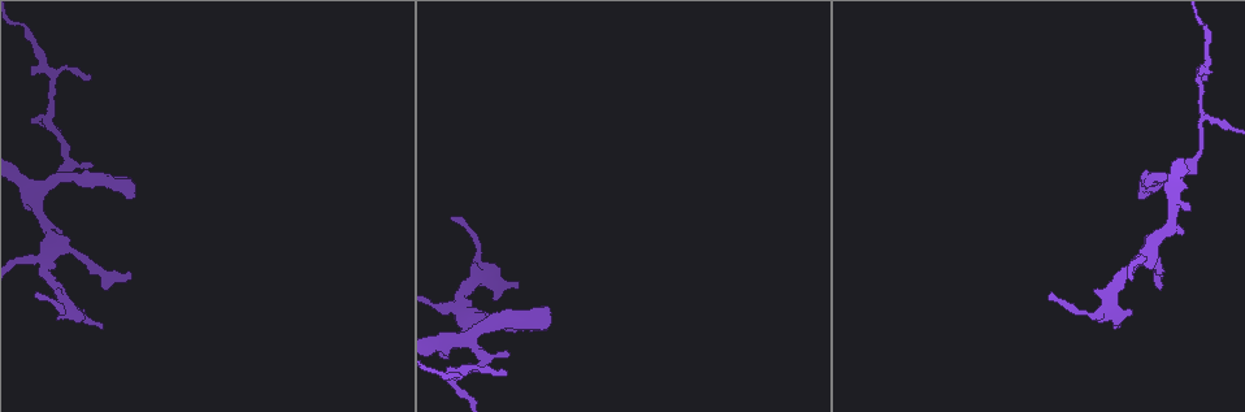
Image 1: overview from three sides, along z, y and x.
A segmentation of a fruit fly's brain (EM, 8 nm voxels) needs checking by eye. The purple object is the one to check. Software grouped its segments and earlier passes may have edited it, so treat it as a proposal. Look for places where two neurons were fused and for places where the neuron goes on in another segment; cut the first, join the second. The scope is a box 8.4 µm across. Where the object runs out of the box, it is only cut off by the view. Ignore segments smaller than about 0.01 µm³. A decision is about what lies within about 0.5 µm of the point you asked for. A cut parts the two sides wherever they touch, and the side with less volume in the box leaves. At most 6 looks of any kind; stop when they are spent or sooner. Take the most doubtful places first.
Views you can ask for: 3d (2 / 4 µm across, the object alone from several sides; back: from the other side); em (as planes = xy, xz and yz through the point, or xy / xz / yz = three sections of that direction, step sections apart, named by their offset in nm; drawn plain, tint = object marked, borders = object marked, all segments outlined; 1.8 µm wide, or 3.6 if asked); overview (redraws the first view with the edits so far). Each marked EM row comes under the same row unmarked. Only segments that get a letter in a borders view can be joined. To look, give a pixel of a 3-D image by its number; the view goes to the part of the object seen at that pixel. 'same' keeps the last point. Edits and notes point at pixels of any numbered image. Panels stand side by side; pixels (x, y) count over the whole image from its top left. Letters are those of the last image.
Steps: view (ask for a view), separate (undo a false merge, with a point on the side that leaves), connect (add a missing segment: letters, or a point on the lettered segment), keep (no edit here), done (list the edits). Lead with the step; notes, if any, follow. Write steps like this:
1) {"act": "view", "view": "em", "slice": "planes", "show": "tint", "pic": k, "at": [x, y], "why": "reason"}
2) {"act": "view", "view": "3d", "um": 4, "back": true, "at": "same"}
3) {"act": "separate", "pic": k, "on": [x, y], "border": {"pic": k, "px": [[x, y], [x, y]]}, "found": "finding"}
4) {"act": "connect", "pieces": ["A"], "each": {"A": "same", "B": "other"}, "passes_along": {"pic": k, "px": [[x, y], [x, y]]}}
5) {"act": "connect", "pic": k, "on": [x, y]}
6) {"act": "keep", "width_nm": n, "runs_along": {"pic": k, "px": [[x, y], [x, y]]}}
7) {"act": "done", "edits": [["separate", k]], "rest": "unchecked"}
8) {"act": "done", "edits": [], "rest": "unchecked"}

{"act": "view", "view": "3d", "um": 2, "pic": 1, "at": [52, 178], "why": "looks like a crossing"}

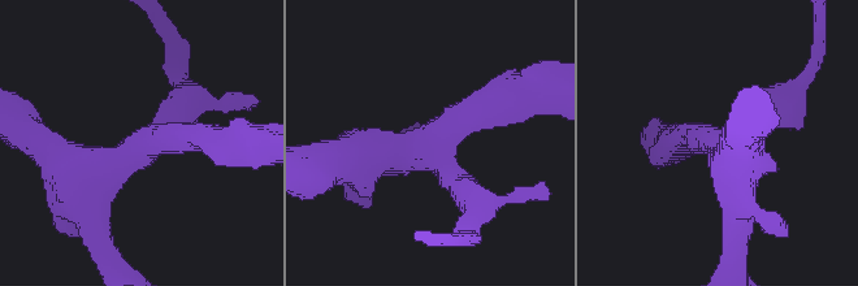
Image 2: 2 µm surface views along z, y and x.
{"act": "view", "view": "em", "slice": "planes", "show": "borders", "pic": 2, "at": [431, 156], "arms": 4, "why": "shape alone is not enough"}

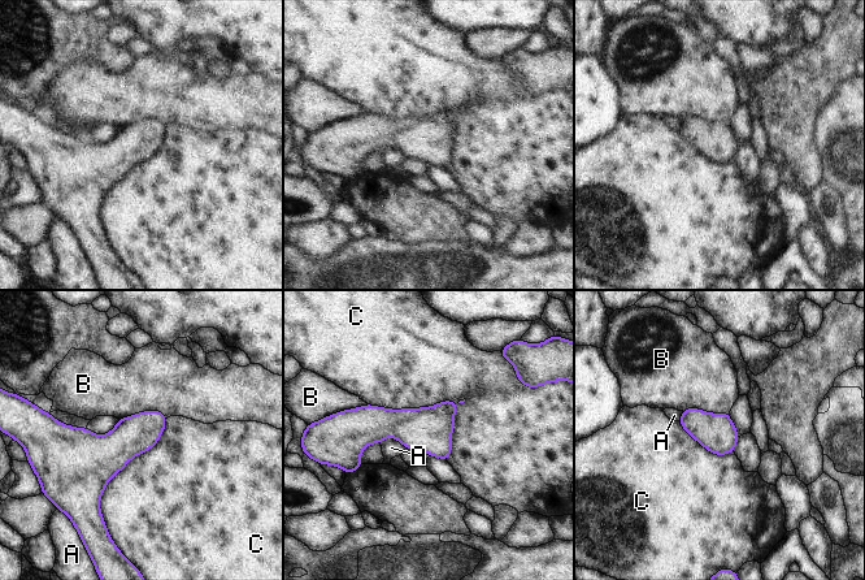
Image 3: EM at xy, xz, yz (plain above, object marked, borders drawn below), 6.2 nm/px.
{"act": "keep", "each": {"A": "other", "B": "other", "C": "other"}, "border": {"pic": 3, "px": [[368, 403], [453, 401], [450, 458]]}, "found": "continuous, no second neuron"}

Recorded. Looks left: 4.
{"act": "view", "view": "3d", "um": 2, "pic": 1, "at": [132, 197], "why": "free end"}

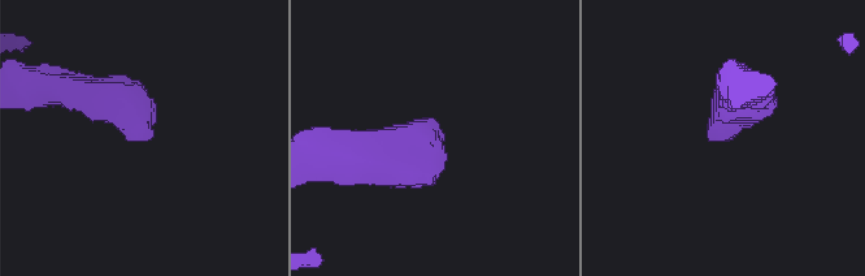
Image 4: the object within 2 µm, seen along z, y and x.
{"act": "view", "view": "em", "slice": "yz", "step": 8, "show": "tint", "pic": 4, "at": [730, 137]}

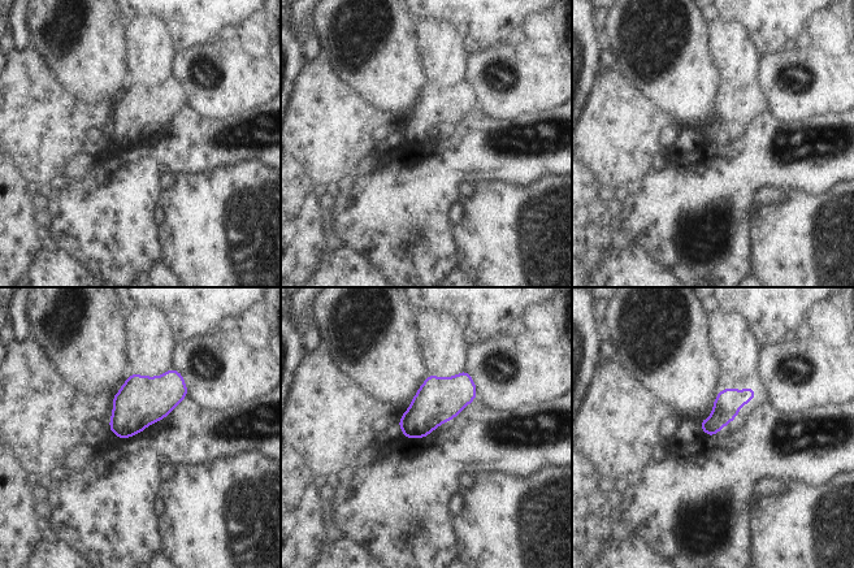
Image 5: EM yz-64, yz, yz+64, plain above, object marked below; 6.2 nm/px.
{"act": "view", "view": "em", "slice": "planes", "show": "borders", "at": "same"}

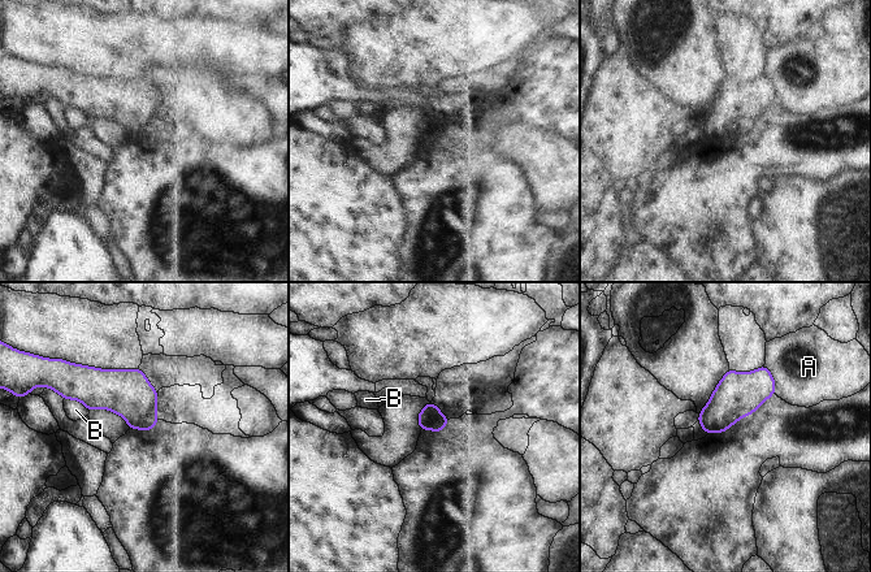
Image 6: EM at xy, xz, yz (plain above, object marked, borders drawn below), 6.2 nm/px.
{"act": "keep", "each": {"A": "other", "B": "other"}, "border": {"pic": 6, "px": [[64, 398], [79, 401], [89, 411]]}, "found": "none of them fits"}

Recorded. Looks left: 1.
{"act": "view", "view": "em", "slice": "planes", "show": "borders", "pic": 1, "at": [1112, 328]}

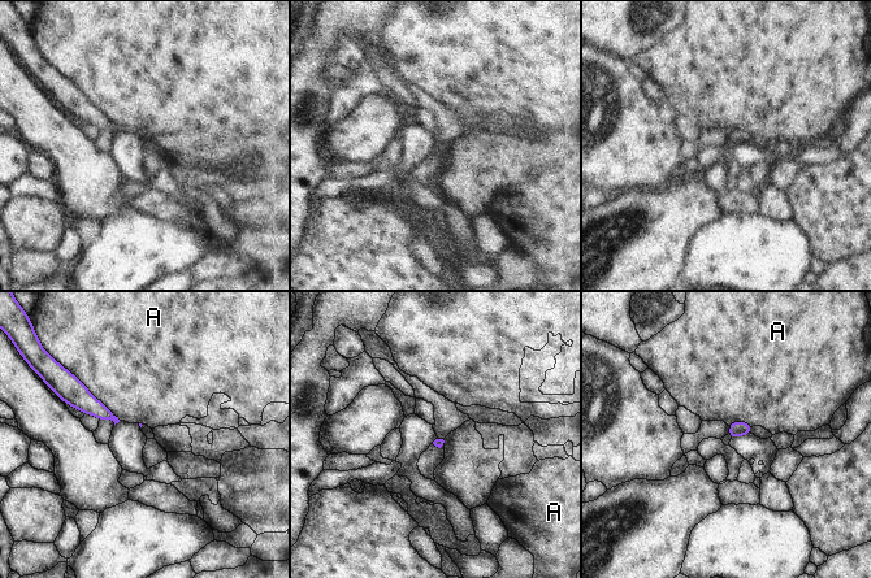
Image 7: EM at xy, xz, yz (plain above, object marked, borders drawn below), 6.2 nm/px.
{"act": "keep", "each": {"A": "other"}, "border": {"pic": 7, "px": [[77, 377], [120, 420]]}, "found": "no lettered segment goes on from it"}

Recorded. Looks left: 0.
{"act": "done", "edits": [], "rest": "unchecked"}

